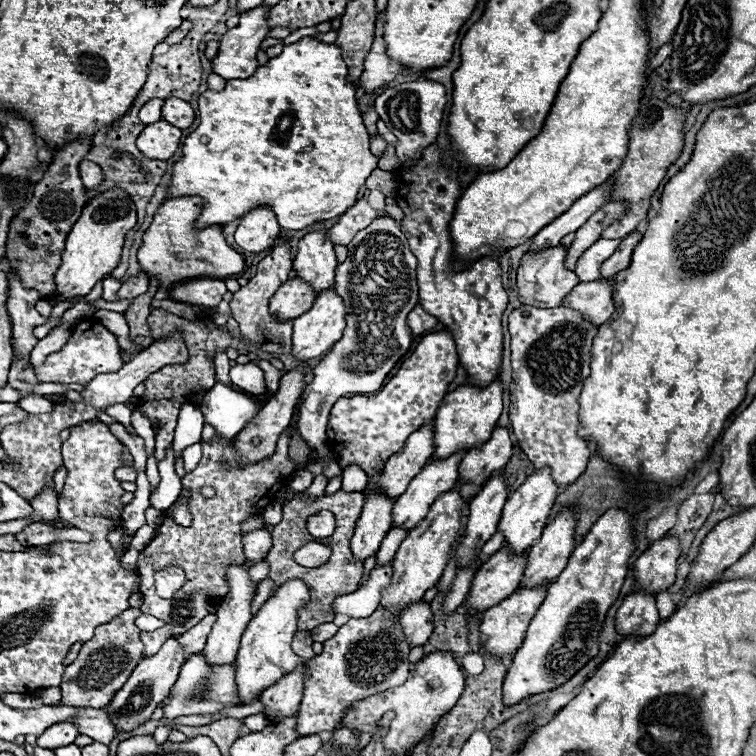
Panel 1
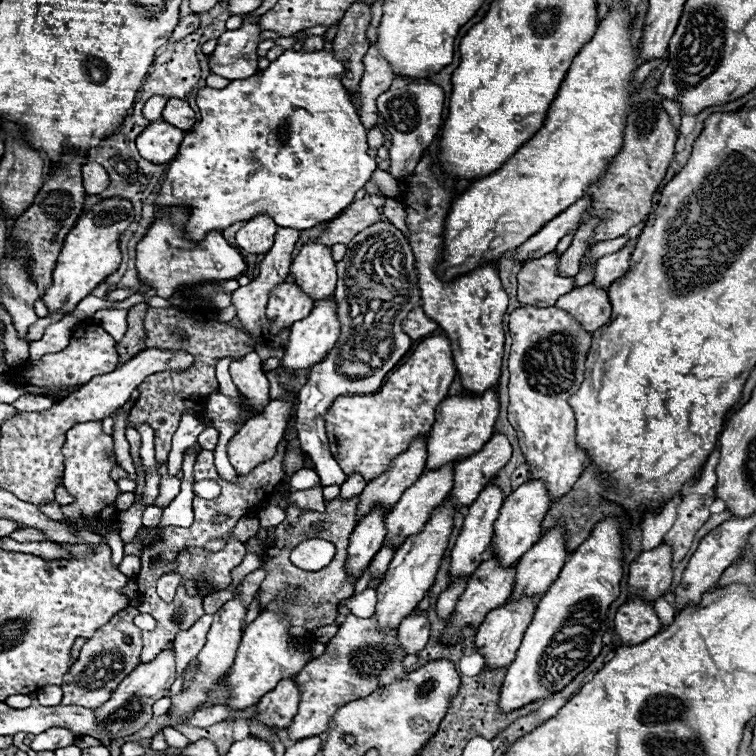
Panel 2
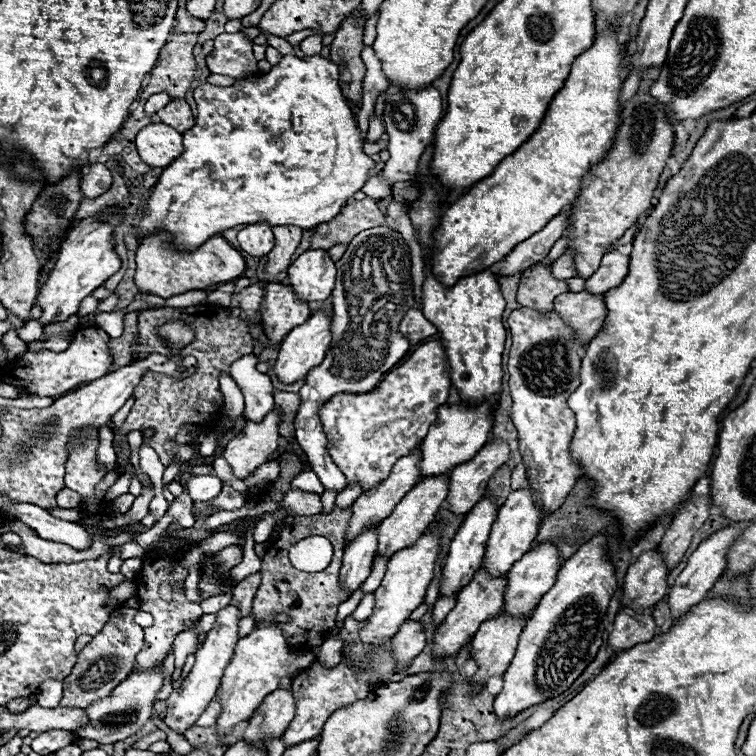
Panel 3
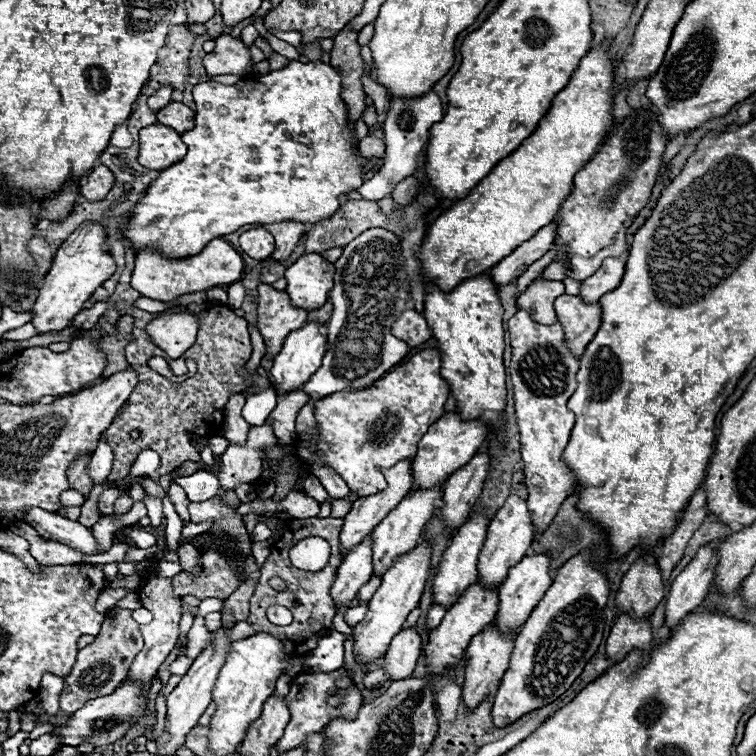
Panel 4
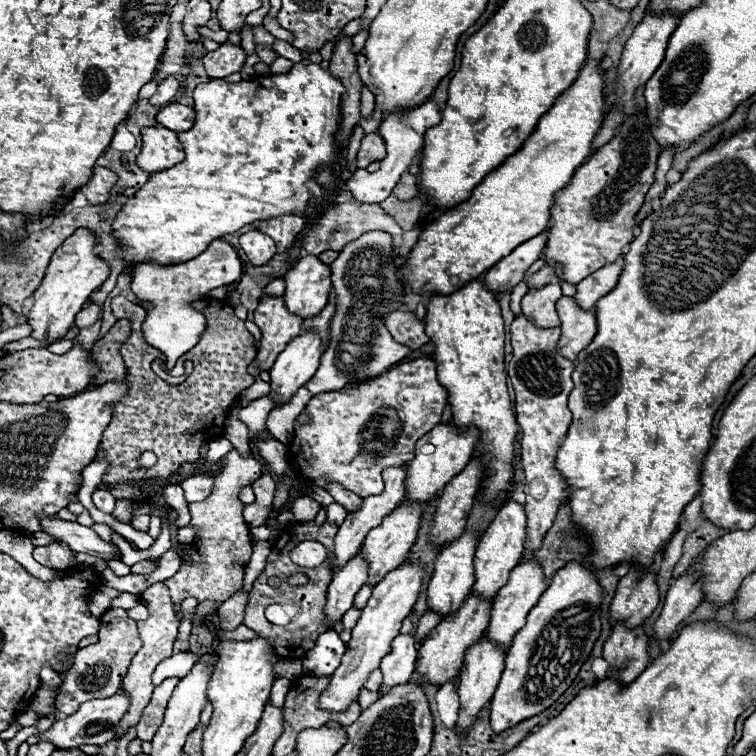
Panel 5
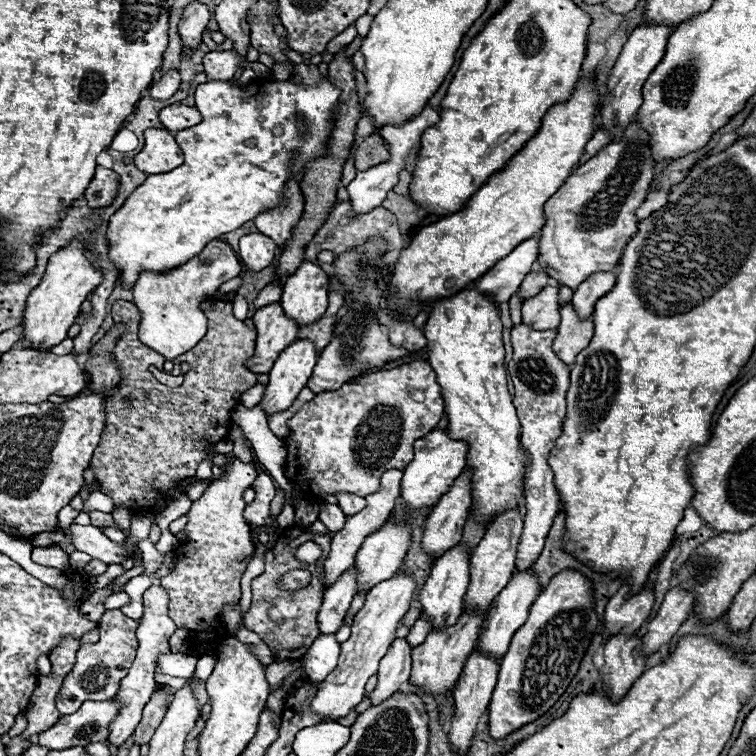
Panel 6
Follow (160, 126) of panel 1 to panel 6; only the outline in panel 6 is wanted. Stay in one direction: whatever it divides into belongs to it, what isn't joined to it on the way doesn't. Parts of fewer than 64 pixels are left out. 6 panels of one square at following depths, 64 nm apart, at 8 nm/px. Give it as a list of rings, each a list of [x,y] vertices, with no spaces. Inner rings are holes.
[[[148,128],[144,132],[144,148],[136,154],[134,164],[142,172],[156,174],[168,172],[184,162],[184,154],[176,144],[174,136],[164,128]]]

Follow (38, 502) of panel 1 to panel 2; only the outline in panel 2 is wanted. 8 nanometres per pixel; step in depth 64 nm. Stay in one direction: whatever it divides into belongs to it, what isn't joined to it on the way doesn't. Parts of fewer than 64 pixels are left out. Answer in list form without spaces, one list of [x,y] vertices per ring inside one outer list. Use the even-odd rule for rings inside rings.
[[[50,502],[50,504],[44,504],[39,506],[41,512],[44,512],[50,519],[56,521],[64,521],[64,514],[62,514],[61,506],[56,502]]]

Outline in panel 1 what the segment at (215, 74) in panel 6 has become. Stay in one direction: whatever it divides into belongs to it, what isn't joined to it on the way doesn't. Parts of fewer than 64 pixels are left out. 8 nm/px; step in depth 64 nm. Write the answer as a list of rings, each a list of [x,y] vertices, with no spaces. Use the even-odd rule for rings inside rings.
[[[258,6],[252,10],[246,10],[240,14],[240,24],[232,30],[228,30],[222,40],[220,40],[220,50],[218,56],[212,60],[212,68],[218,76],[222,76],[224,80],[236,80],[236,78],[248,78],[256,72],[258,62],[256,62],[256,52],[262,44],[262,40],[268,36],[270,26],[268,26],[268,12],[270,6]]]

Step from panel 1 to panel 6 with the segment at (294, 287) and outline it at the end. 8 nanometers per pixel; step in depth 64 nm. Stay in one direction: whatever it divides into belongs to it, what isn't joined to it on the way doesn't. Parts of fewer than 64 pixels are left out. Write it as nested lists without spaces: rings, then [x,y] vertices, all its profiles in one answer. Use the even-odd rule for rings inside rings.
[[[272,302],[258,308],[252,320],[258,328],[258,340],[256,352],[252,360],[246,362],[246,368],[256,374],[266,374],[272,370],[276,356],[288,344],[292,344],[292,340],[296,340],[298,324],[284,314],[280,302]]]

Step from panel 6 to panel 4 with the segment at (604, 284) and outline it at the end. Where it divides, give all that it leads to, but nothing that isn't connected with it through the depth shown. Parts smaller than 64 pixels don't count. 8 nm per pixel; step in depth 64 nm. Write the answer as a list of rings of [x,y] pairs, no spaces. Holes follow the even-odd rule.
[[[614,256],[606,258],[600,270],[582,282],[580,296],[586,298],[588,302],[598,302],[600,296],[604,296],[604,292],[610,292],[620,284],[624,272],[626,272],[624,258],[614,258]]]

